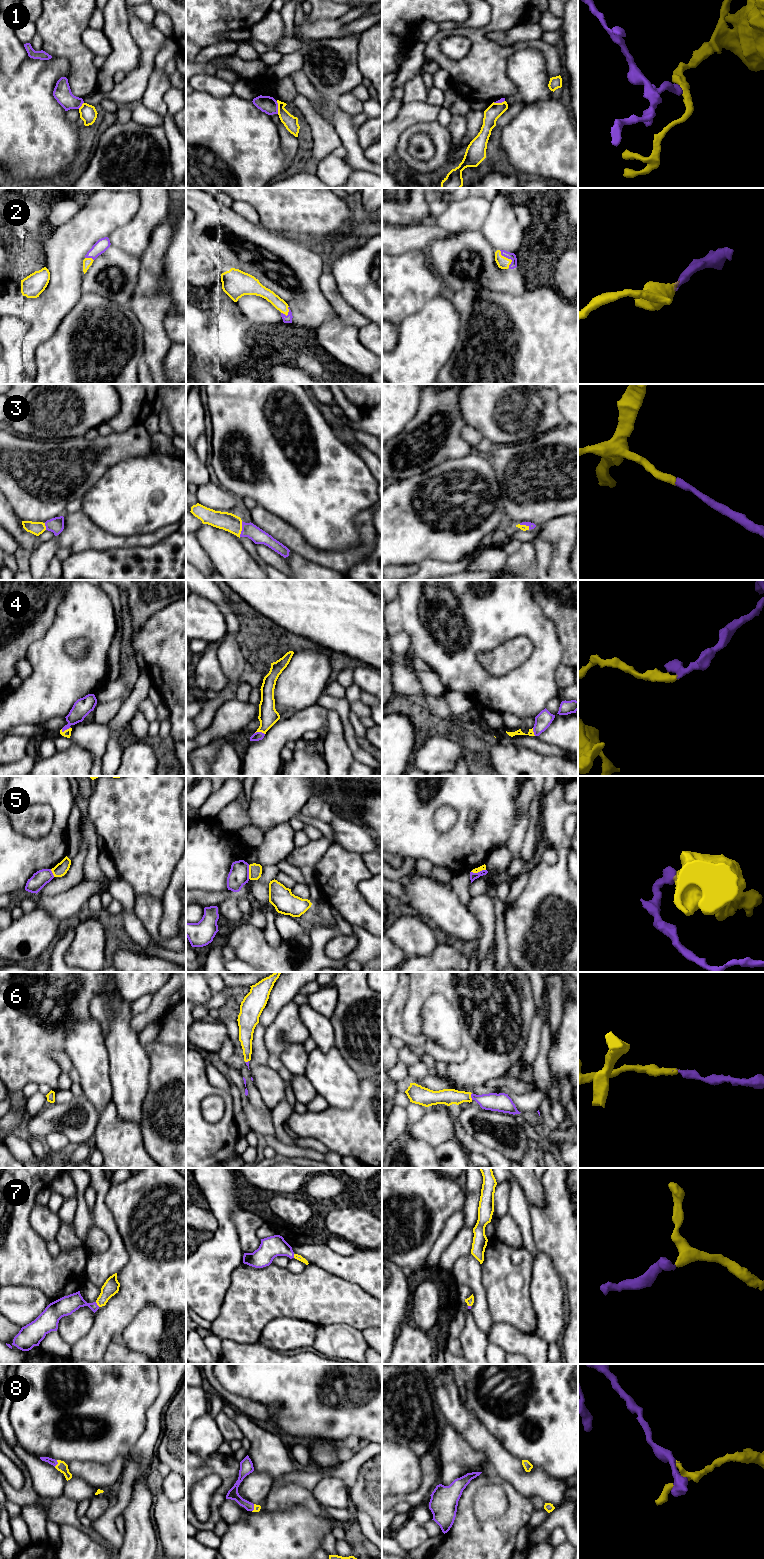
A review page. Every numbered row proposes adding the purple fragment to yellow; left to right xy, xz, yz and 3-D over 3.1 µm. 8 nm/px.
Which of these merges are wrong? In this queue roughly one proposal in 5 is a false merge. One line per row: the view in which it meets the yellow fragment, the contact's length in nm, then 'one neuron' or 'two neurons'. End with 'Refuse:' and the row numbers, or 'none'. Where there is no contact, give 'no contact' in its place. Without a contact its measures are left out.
1: xz | 110 nm | two neurons
2: yz | 170 nm | one neuron
3: xz | 130 nm | one neuron
4: xy | 90 nm | one neuron
5: yz | 120 nm | two neurons
6: yz | 60 nm | one neuron
7: xy | 50 nm | one neuron
8: xy | 60 nm | one neuron
Refuse: 1, 5

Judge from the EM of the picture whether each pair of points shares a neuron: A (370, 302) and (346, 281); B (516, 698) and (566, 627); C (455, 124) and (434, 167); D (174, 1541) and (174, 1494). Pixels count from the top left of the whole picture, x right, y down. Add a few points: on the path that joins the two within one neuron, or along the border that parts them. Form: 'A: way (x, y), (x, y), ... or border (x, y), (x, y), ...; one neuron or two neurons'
A: way (364, 296), (352, 284); one neuron
B: border (547, 616), (554, 625), (561, 647), (562, 660); two neurons
C: border (446, 127), (452, 139), (452, 151), (449, 155); two neurons
D: border (162, 1490), (170, 1500), (175, 1501); two neurons

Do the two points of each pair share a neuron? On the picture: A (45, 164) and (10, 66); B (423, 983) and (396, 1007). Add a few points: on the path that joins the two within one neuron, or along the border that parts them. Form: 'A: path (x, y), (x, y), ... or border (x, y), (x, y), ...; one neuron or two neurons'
A: border (28, 56), (14, 72), (10, 73); two neurons
B: border (409, 982), (409, 995), (402, 1014), (402, 1020); two neurons

